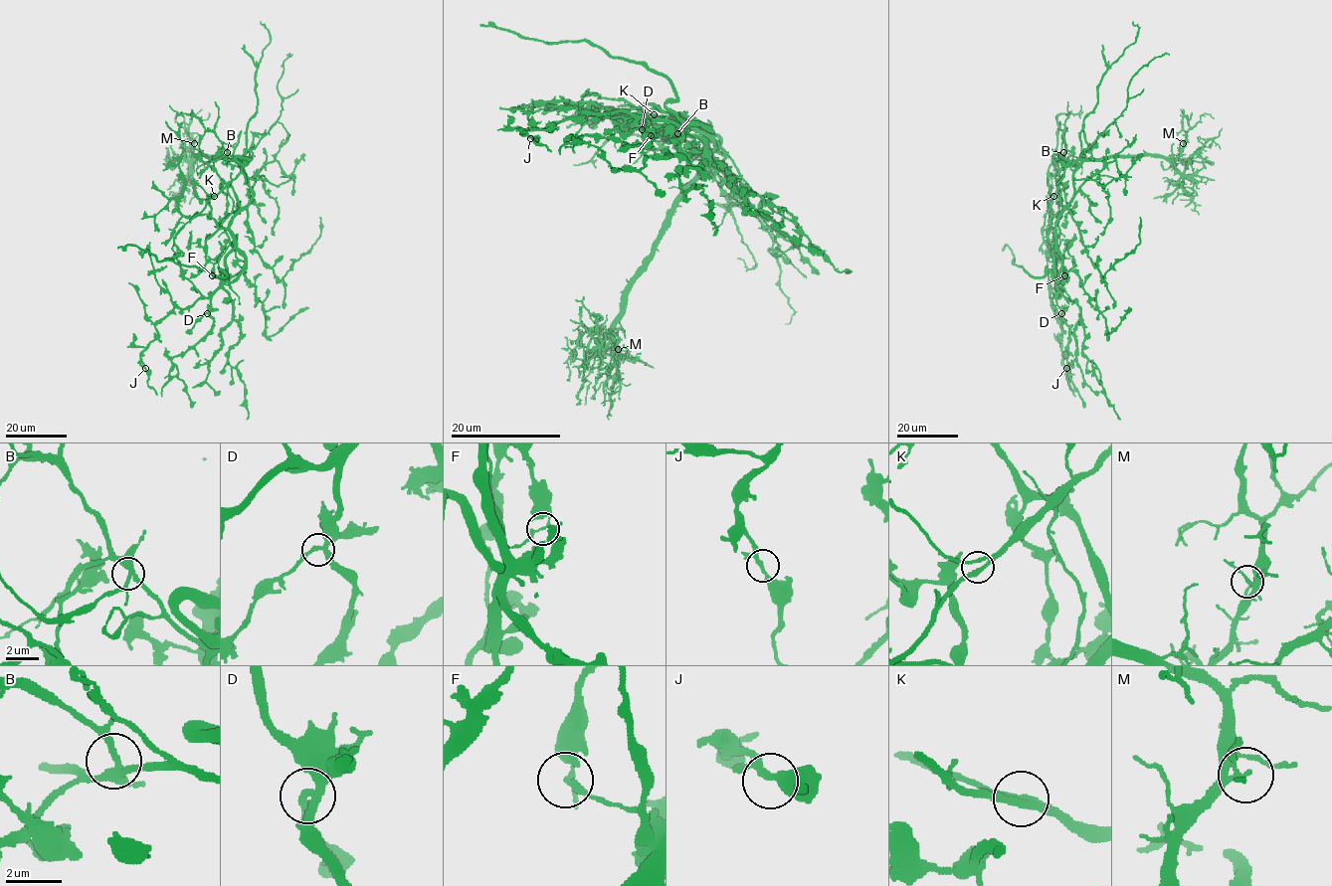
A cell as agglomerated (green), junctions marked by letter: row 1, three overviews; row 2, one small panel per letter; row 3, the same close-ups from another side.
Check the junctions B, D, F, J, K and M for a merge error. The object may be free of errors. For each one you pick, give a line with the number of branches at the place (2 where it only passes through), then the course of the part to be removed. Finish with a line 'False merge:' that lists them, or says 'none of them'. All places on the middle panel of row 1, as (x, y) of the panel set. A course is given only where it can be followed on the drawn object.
F: 3 | (651, 135), (662, 117), (686, 121), (708, 162), (631, 286), (585, 405)
False merge: F

